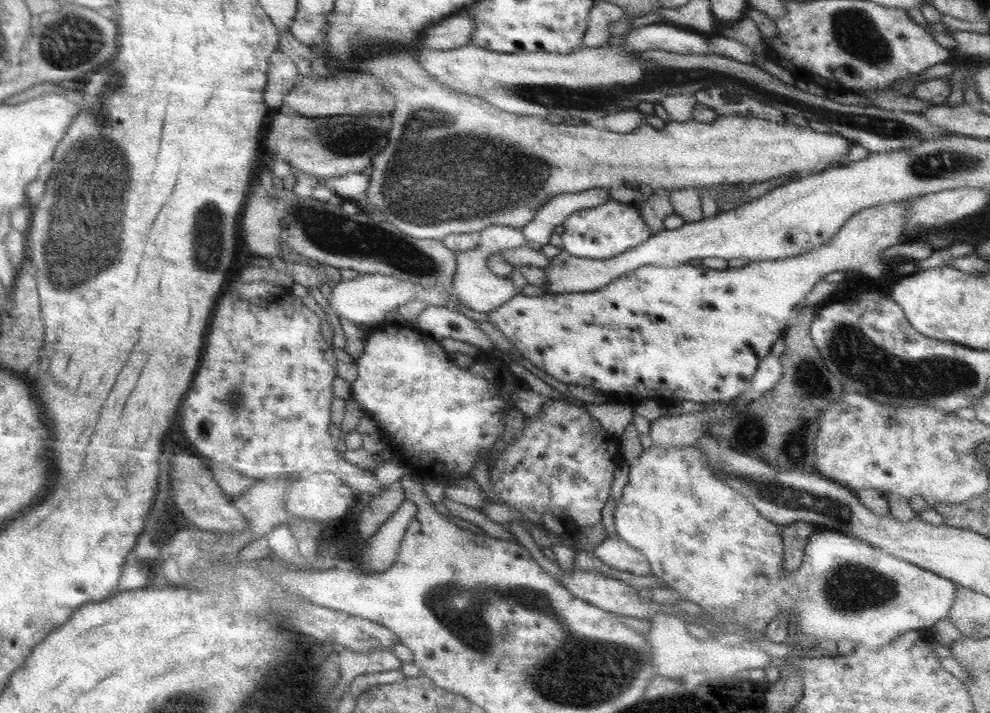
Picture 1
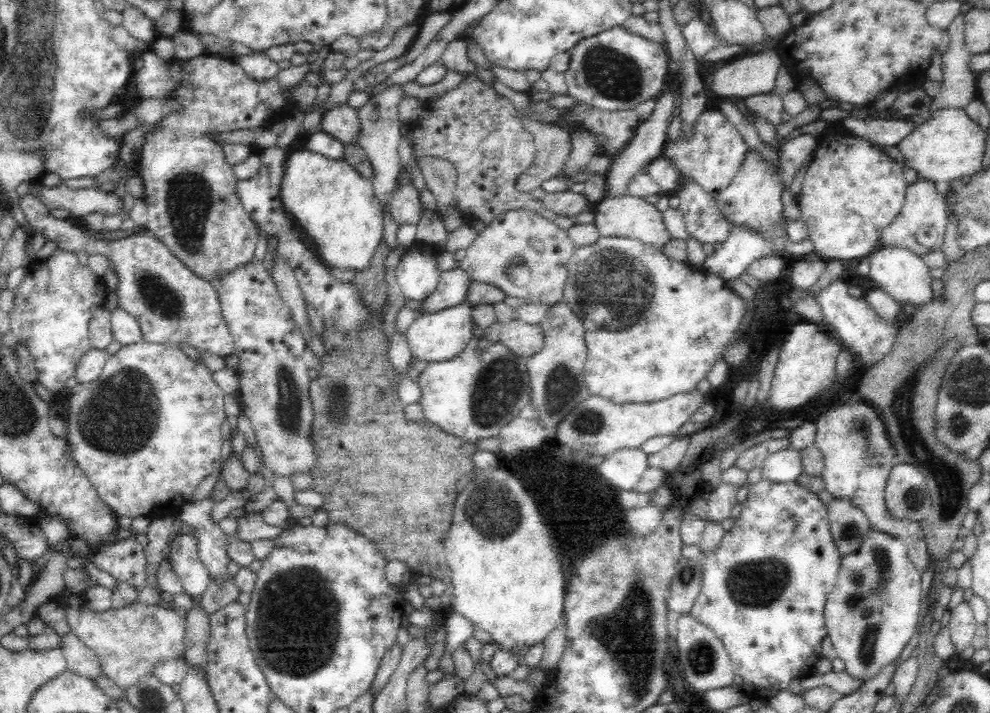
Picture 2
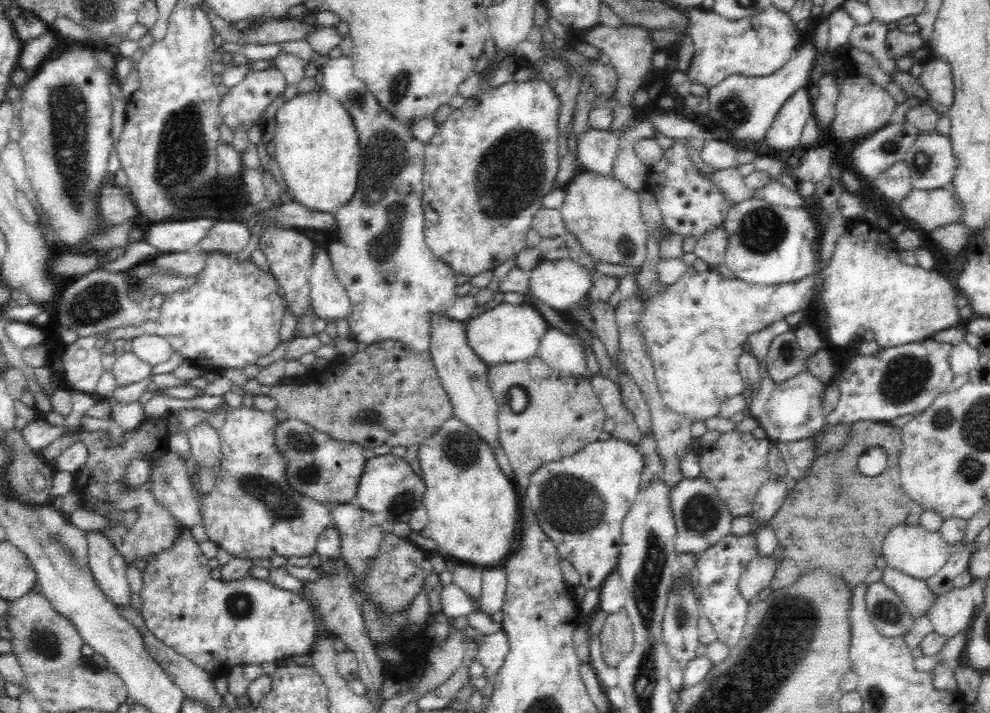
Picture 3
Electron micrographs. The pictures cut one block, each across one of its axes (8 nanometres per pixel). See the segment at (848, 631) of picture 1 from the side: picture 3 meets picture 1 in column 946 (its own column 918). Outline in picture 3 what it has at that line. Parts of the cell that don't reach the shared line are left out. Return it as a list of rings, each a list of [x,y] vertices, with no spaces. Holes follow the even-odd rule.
[[[886,566],[882,569],[881,581],[896,592],[914,620],[926,615],[936,602],[937,597],[929,589],[924,578],[908,576],[902,571]]]

